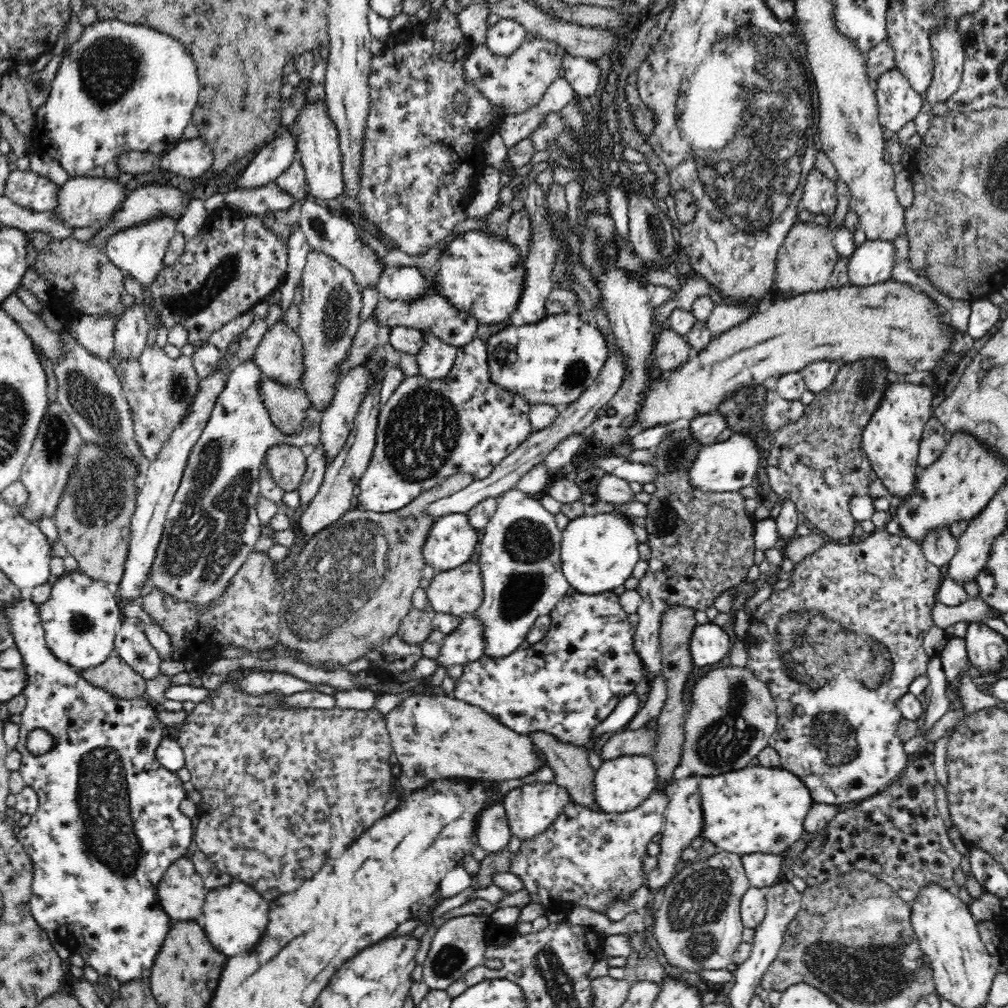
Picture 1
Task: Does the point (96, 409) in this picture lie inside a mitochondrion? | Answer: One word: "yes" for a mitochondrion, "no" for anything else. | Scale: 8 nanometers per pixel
yes

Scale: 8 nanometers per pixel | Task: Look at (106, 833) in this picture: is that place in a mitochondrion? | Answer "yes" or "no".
yes

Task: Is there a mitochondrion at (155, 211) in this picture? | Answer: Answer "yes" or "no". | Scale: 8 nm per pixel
no

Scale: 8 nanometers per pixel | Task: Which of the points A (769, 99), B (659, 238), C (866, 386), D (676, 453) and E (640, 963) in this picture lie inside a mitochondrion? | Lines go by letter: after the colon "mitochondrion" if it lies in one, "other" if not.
A: mitochondrion
B: mitochondrion
C: mitochondrion
D: mitochondrion
E: other

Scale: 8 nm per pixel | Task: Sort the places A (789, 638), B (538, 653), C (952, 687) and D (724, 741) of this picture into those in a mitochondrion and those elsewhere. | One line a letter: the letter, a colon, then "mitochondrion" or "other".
A: mitochondrion
B: other
C: other
D: mitochondrion

